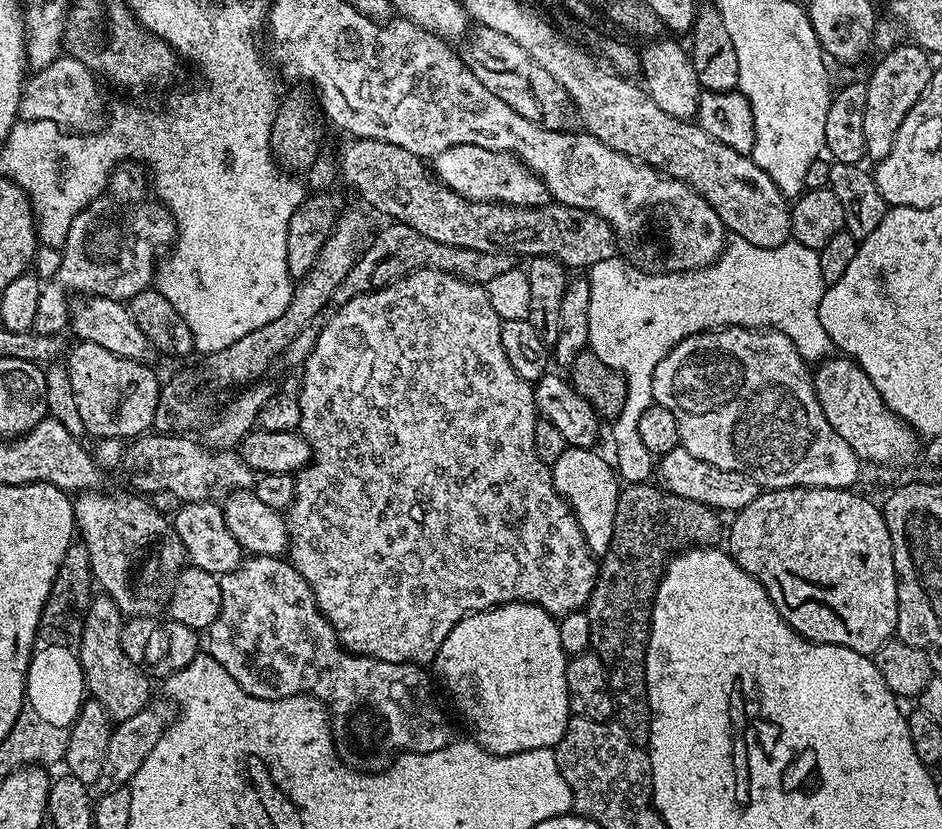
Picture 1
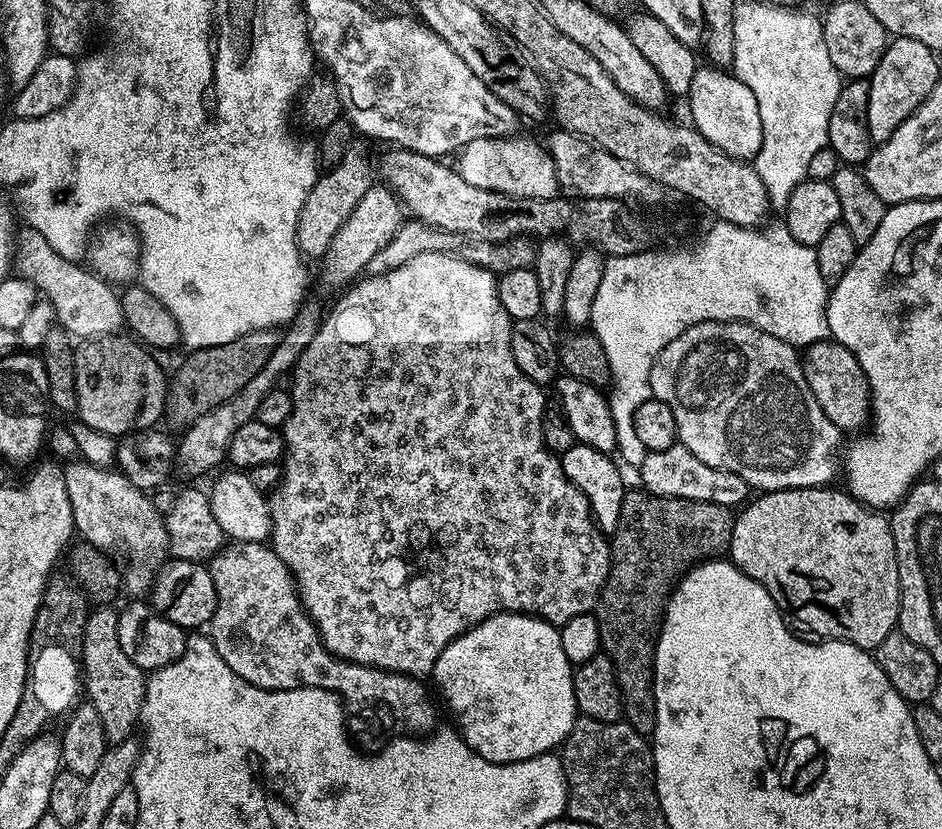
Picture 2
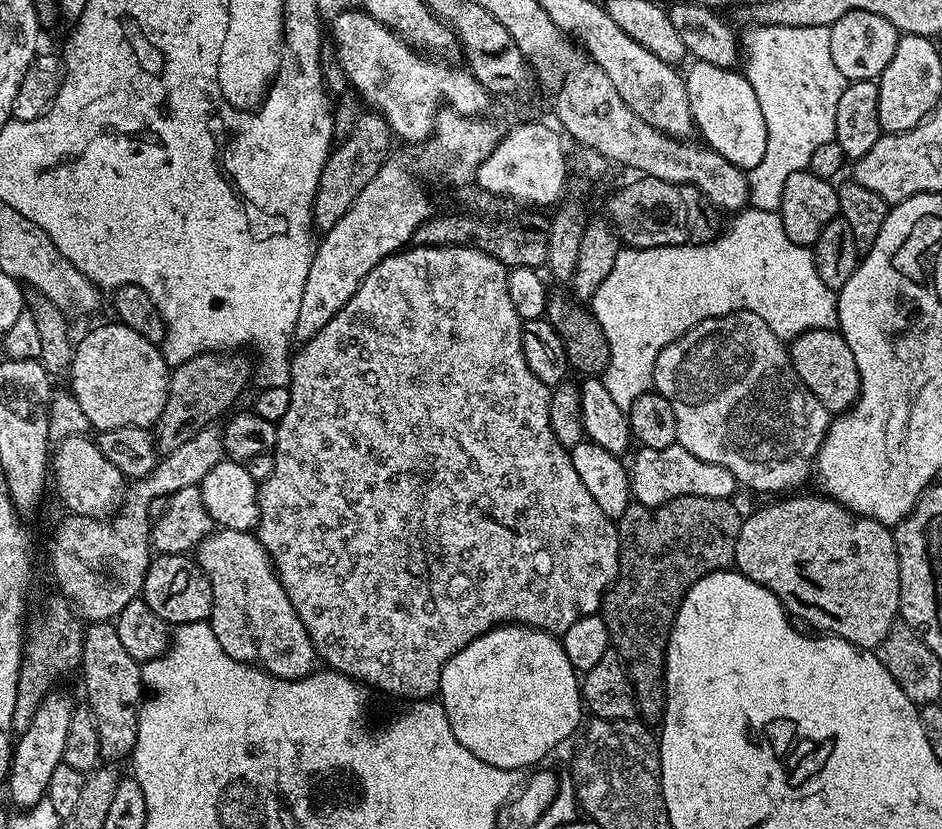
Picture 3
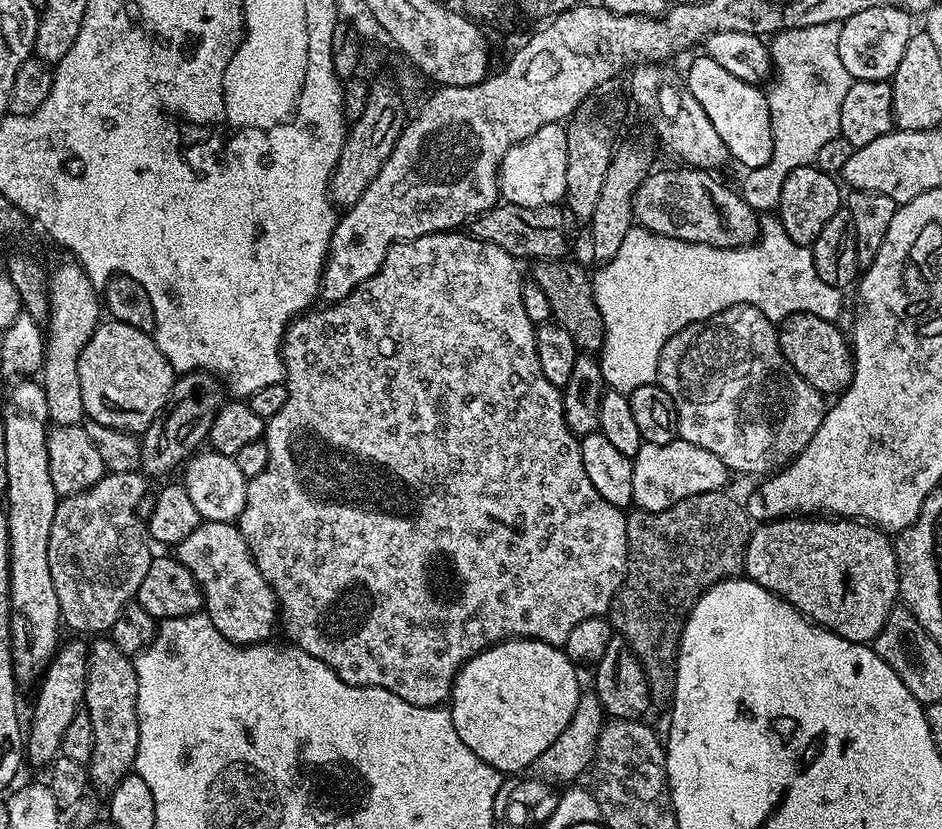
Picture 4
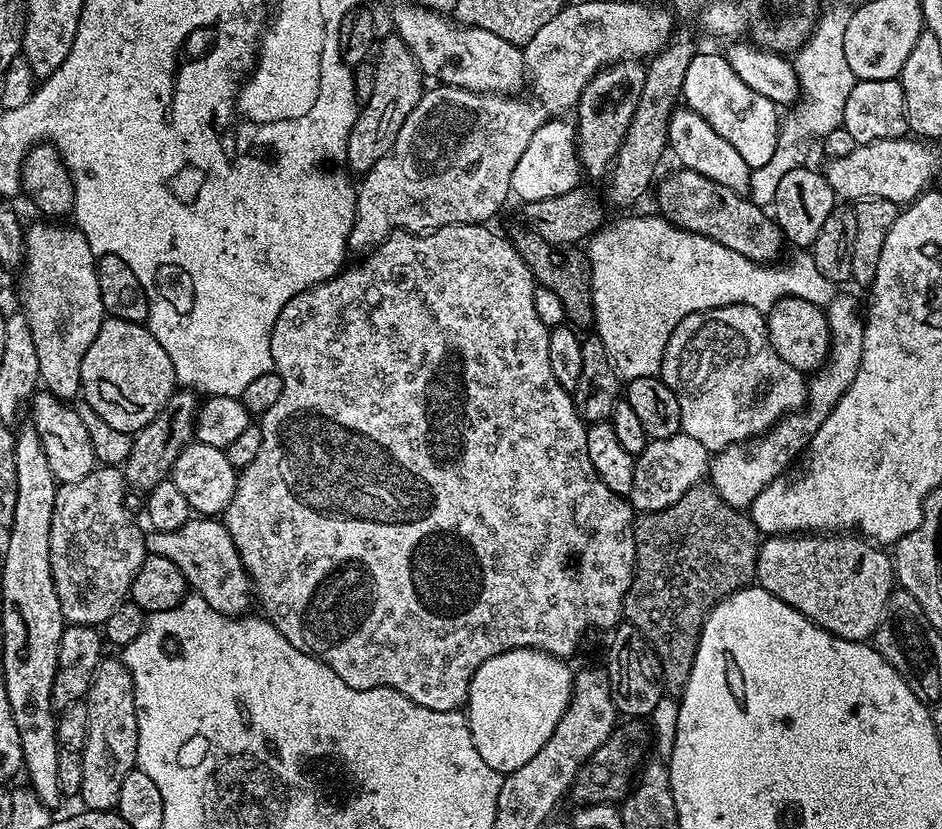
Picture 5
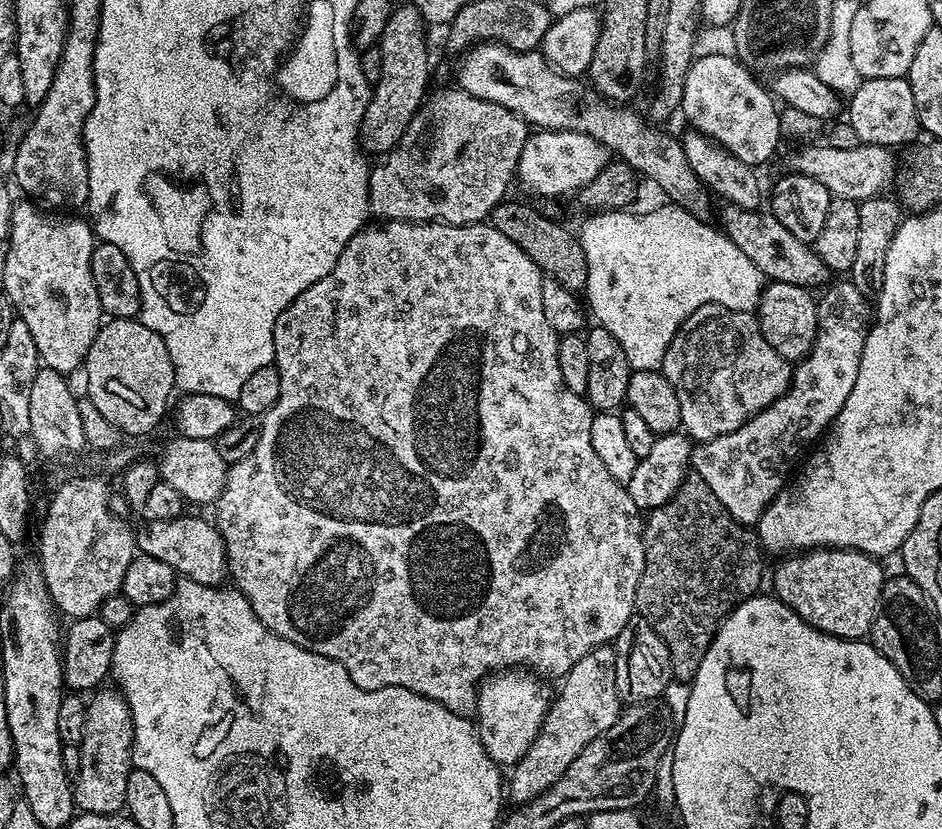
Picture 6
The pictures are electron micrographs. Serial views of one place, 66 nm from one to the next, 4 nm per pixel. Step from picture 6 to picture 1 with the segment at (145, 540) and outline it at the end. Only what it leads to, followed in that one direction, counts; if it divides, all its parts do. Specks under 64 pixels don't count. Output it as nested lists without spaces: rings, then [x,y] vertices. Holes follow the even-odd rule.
[[[249,555],[219,581],[222,610],[206,629],[207,655],[213,656],[218,666],[254,698],[277,700],[305,695],[321,700],[332,722],[336,753],[348,767],[369,774],[382,772],[402,752],[433,752],[450,743],[448,720],[432,693],[433,677],[428,677],[419,664],[386,662],[347,652],[330,622],[320,613],[306,578],[287,559]]]

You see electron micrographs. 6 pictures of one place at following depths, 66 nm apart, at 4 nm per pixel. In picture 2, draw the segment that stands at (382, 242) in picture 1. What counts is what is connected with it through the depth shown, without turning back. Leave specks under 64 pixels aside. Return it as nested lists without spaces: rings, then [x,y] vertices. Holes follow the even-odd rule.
[[[408,218],[400,225],[394,238],[390,238],[390,242],[386,242],[386,246],[382,246],[382,250],[378,250],[378,254],[374,254],[374,258],[370,258],[367,271],[373,276],[386,274],[398,266],[406,266],[406,262],[410,262],[410,258],[418,258],[418,254],[427,252],[451,253],[453,256],[459,256],[461,260],[482,266],[490,273],[499,274],[510,270],[531,268],[536,257],[536,244],[527,236],[515,236],[513,240],[503,240],[491,244],[485,240],[472,240],[469,236],[443,232],[430,227],[429,224],[423,224],[421,220]]]

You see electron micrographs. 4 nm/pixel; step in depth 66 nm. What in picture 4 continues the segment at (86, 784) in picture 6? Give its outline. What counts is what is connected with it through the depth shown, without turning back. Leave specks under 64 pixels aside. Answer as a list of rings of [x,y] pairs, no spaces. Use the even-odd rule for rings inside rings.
[[[96,638],[88,650],[88,681],[84,695],[84,708],[90,714],[90,726],[94,726],[94,754],[86,765],[93,789],[101,788],[111,793],[124,776],[133,771],[138,754],[138,714],[136,695],[138,678],[133,657],[128,656],[110,638]]]

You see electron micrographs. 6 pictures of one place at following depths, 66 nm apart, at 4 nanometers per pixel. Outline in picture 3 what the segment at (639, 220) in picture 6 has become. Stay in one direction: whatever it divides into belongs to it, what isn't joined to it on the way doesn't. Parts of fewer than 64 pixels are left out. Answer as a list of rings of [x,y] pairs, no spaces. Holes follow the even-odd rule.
[[[775,231],[728,232],[703,244],[621,247],[618,258],[614,258],[614,270],[606,274],[606,282],[598,286],[590,301],[590,311],[596,315],[610,346],[610,362],[602,379],[606,390],[610,390],[610,398],[614,398],[619,408],[626,410],[634,398],[650,391],[660,351],[703,320],[729,316],[732,312],[753,312],[781,338],[791,338],[806,330],[837,327],[837,293],[818,278],[815,255],[805,245],[790,242],[784,231]]]

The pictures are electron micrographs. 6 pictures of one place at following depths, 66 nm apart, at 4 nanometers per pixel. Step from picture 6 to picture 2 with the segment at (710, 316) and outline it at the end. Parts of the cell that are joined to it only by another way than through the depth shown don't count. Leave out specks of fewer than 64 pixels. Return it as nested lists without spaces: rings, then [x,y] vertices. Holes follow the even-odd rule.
[[[711,320],[690,326],[690,330],[678,334],[678,338],[658,354],[650,370],[650,386],[653,397],[670,406],[679,443],[690,450],[694,458],[706,462],[706,466],[738,474],[749,489],[765,493],[833,483],[832,475],[838,472],[842,433],[822,414],[822,406],[818,406],[804,377],[797,349],[774,338],[774,334],[766,334],[742,320]]]

